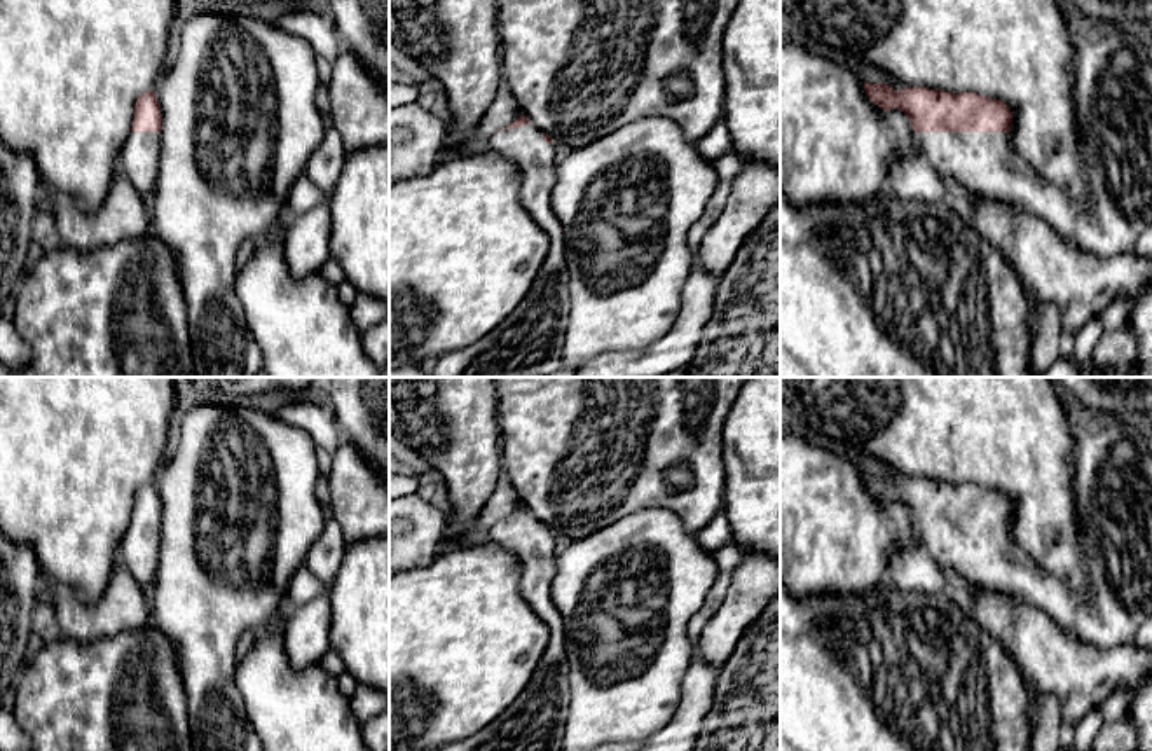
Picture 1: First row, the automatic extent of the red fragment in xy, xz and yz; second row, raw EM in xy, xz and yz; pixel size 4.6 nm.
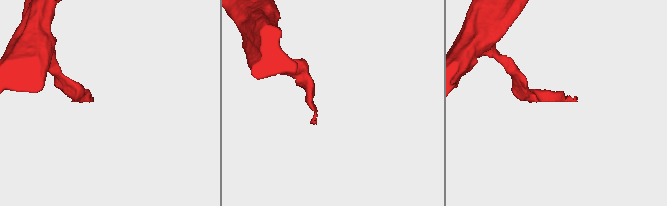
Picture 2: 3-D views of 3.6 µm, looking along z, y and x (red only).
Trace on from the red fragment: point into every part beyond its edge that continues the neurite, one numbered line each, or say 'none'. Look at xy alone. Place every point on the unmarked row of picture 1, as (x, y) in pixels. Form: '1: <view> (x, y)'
1: xy (140, 547)

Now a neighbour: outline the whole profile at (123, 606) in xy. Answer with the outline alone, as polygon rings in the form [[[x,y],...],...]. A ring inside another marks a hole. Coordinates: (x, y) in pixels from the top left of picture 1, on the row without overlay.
[[[120,564],[113,568],[108,587],[94,601],[82,601],[72,587],[51,592],[63,636],[93,643],[148,624],[148,599],[133,575]]]

